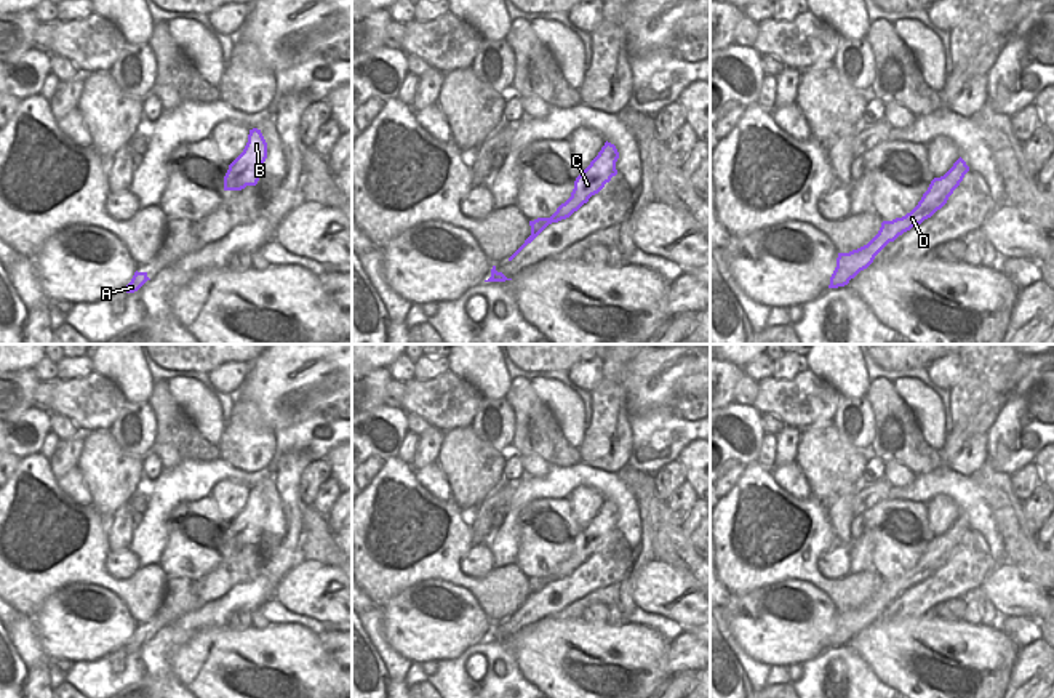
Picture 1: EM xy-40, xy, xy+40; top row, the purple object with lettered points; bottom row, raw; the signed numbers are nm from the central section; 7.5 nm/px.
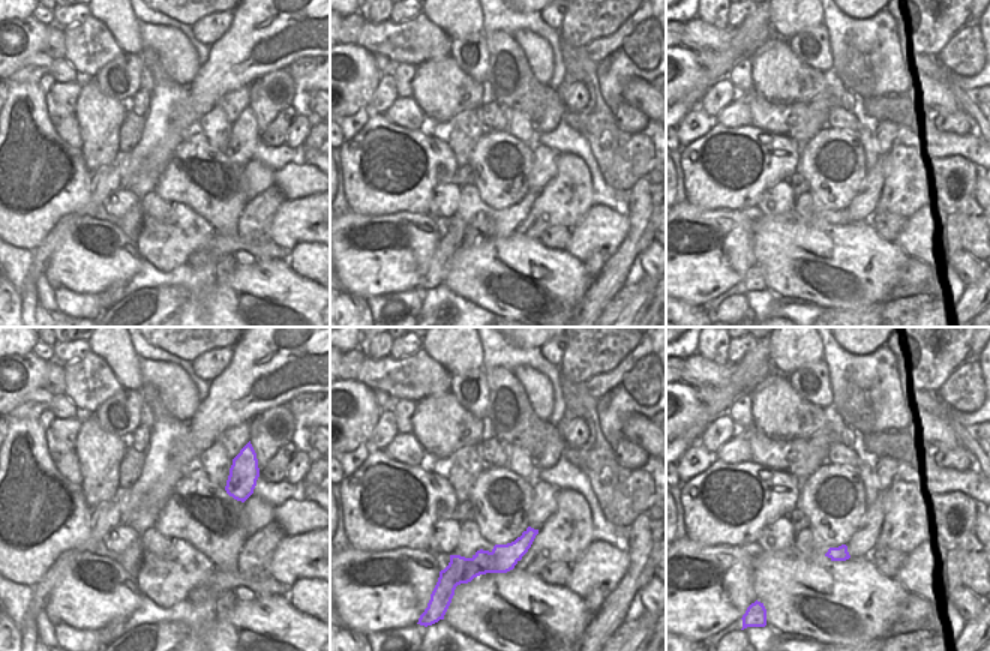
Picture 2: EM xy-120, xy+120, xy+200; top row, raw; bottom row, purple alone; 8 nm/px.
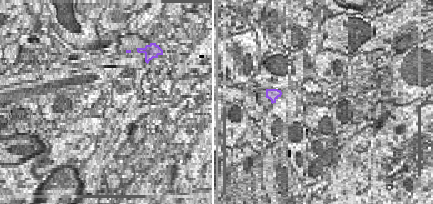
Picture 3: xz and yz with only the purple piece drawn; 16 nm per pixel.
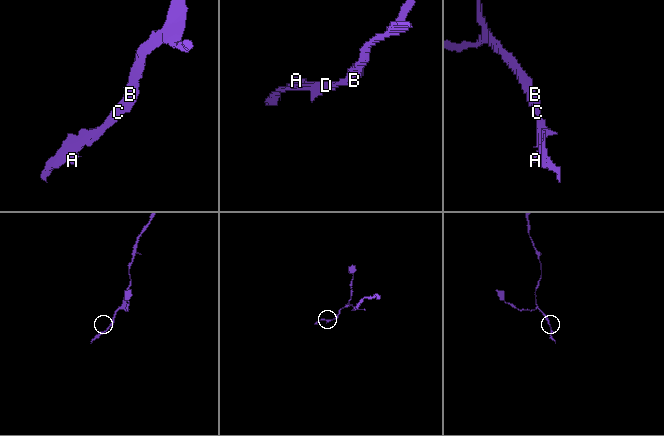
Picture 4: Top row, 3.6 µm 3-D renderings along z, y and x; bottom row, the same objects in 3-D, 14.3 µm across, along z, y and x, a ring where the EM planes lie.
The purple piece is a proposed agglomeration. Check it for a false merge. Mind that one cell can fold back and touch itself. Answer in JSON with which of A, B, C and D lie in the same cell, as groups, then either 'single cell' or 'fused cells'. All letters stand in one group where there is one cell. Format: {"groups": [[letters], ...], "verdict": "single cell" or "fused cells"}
{"groups": [["A", "B", "C", "D"]], "verdict": "single cell"}

